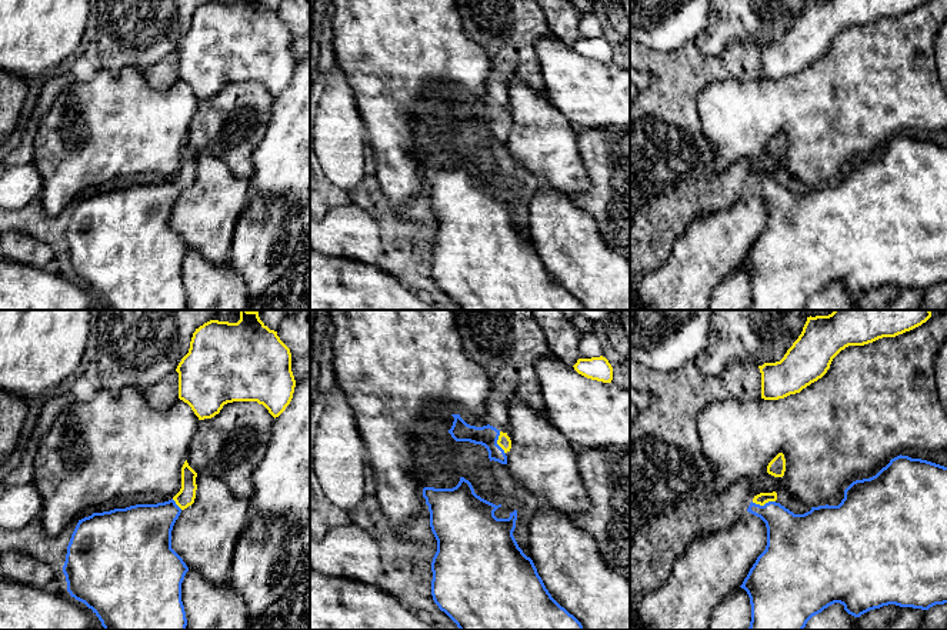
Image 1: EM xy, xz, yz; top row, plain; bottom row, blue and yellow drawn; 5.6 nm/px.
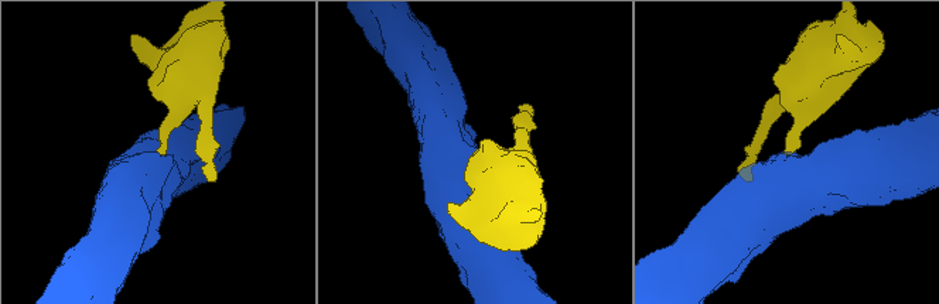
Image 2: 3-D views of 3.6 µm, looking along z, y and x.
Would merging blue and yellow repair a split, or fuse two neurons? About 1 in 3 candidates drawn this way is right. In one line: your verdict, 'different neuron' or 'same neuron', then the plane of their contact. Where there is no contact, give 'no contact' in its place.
same neuron | yz

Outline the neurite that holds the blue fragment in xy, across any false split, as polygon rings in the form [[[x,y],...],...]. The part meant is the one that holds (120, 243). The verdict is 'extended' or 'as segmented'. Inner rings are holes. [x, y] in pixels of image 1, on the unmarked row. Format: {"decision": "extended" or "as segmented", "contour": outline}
{"decision": "extended", "contour": [[[186,140],[181,169],[171,180],[93,193],[79,200],[63,246],[67,271],[93,290],[104,310],[186,310],[181,263],[189,247],[171,229],[171,210],[180,193],[194,183],[196,157]]]}

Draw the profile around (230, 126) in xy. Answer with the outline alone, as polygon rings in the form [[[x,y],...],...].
[[[233,81],[211,99],[199,100],[187,136],[196,153],[210,153],[241,180],[253,176],[253,153],[271,117],[274,97],[257,81]]]

